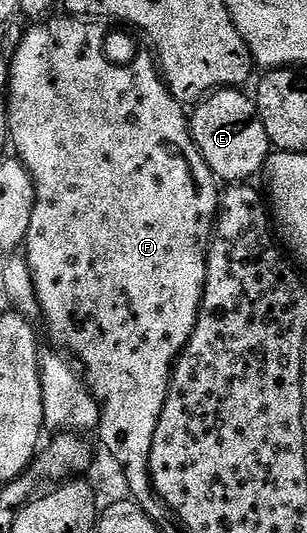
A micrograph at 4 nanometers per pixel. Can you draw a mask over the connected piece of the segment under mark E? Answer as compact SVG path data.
M219 88L200 101L189 116L189 132L199 154L203 154L218 181L226 185L252 181L252 176L264 169L271 151L256 103L250 97L248 100L243 93L236 88Z

